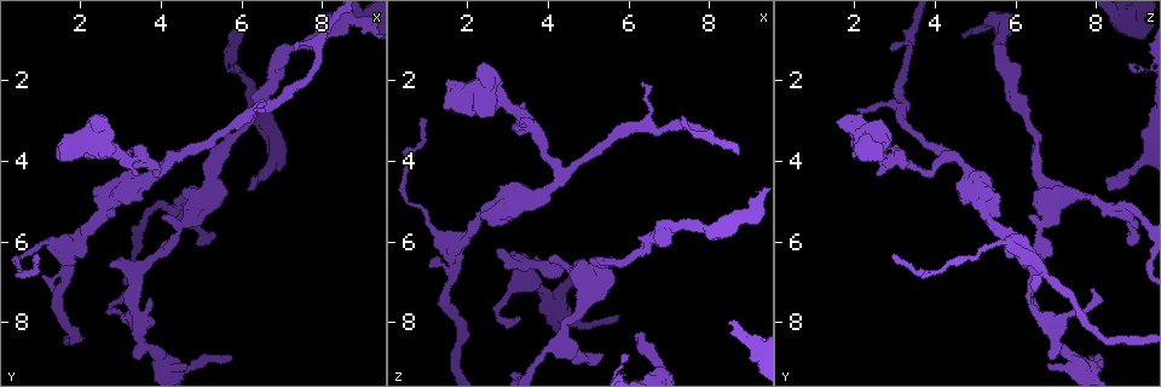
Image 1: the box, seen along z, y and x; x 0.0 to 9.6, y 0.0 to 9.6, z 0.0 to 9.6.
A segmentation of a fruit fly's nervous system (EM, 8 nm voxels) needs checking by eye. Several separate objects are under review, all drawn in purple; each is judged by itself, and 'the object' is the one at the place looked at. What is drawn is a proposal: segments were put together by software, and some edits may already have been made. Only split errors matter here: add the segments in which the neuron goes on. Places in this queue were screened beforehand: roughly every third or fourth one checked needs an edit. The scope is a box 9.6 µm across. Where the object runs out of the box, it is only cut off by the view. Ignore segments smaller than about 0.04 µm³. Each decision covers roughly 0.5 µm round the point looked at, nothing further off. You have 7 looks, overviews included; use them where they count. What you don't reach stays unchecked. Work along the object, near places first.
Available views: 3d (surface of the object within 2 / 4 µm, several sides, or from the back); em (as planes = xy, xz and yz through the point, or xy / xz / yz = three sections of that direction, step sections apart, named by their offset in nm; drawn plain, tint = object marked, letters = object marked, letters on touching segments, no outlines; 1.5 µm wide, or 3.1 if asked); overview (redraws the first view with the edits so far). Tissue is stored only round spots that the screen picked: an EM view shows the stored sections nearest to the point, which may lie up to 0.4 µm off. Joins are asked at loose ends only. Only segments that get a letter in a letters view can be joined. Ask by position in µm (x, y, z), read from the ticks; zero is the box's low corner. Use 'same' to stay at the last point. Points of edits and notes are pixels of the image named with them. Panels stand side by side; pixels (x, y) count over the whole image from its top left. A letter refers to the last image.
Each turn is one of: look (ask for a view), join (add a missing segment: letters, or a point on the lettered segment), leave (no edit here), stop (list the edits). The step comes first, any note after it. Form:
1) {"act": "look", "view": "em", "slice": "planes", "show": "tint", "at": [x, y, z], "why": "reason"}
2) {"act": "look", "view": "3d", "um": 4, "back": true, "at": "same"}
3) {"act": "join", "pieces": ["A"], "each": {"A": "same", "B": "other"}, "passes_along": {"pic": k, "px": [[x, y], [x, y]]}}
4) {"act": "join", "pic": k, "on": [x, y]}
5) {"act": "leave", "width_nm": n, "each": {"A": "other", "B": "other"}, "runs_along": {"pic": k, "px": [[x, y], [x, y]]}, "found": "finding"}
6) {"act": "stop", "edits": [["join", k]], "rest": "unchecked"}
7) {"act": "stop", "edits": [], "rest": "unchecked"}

{"act": "look", "view": "3d", "um": 4, "at": [6.15, 4.75, 8.40], "why": "free end"}

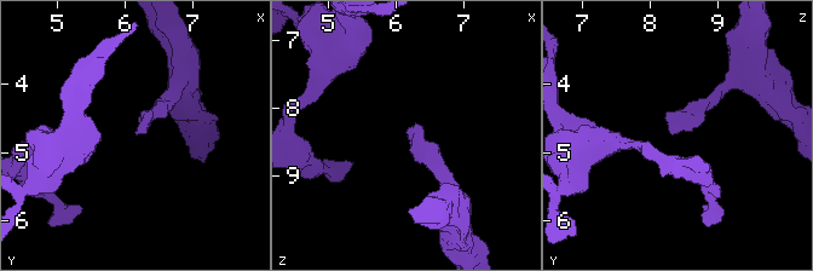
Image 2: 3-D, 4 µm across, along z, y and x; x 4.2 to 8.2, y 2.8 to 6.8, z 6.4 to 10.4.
{"act": "look", "view": "em", "slice": "planes", "show": "letters", "at": [6.20, 4.75, 8.45], "why": "shape alone is not enough"}

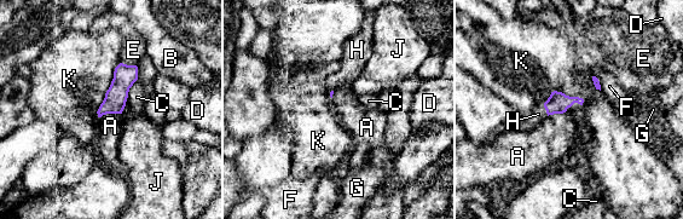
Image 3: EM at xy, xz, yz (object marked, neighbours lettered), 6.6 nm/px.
{"act": "join", "pic": 3, "on": [538, 114], "longest_contact_nm": ["K", 400], "each": {"A": "other", "B": "other", "C": "other", "D": "other", "E": "other", "F": "other", "G": "other", "H": "same", "J": "other", "K": "other"}, "found": "it goes on there"}

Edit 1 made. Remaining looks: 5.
{"act": "look", "view": "overview", "why": "see it whole again"}

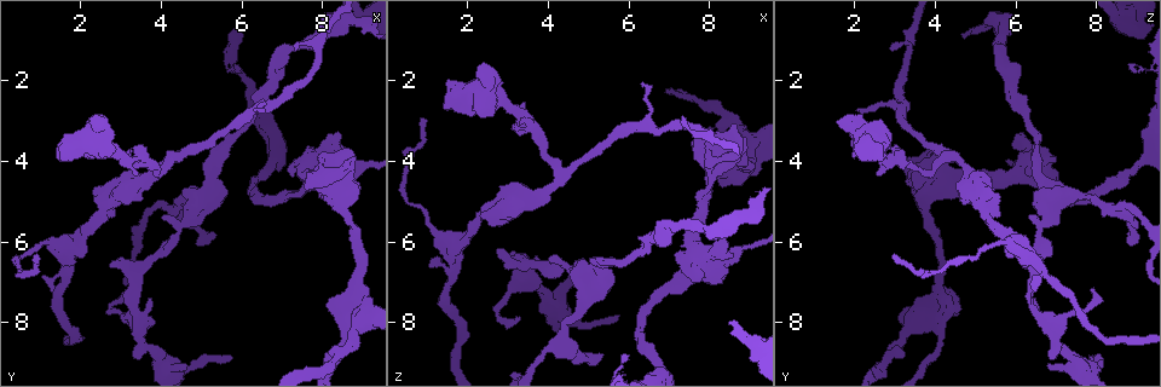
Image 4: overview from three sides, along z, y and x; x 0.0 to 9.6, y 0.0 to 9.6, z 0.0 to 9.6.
{"act": "look", "view": "3d", "um": 4, "at": [4.60, 4.75, 6.75], "why": "an open end"}

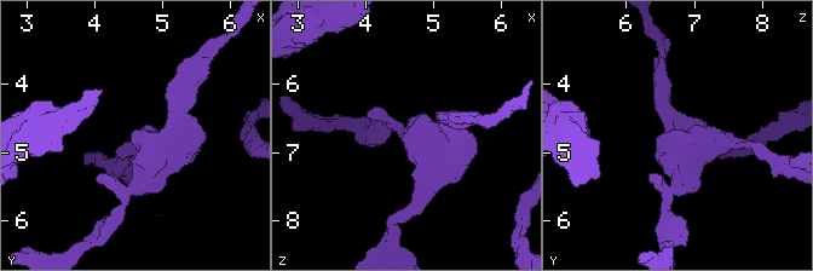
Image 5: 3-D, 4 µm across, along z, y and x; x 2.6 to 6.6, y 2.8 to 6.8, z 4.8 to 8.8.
{"act": "look", "view": "em", "slice": "planes", "show": "letters", "at": [4.60, 4.70, 6.65]}

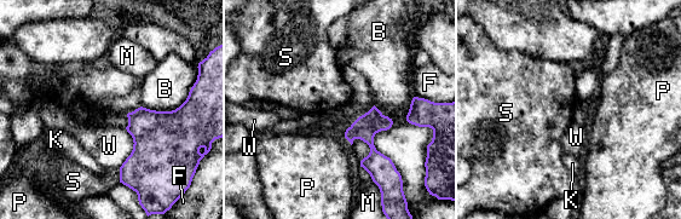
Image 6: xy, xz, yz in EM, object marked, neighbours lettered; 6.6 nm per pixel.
{"act": "leave", "each": {"B": "other", "F": "other", "K": "other", "M": "other", "P": "other", "S": "other", "W": "other"}, "runs_along": {"pic": 6, "px": [[374, 110], [370, 144], [380, 179]]}, "found": "none of them fits"}

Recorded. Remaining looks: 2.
{"act": "look", "view": "em", "slice": "planes", "show": "letters", "at": [2.75, 6.55, 6.20], "why": "free end"}

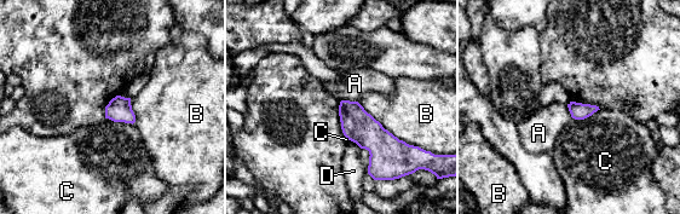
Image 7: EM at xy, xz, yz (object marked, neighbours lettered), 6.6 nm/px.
{"act": "leave", "each": {"A": "other", "B": "other", "C": "other", "D": "other"}, "border": {"pic": 7, "px": [[341, 99], [356, 102]]}, "found": "none of them fits"}

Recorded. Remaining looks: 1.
{"act": "stop", "edits": [["join", 3]], "rest": "unchecked"}

